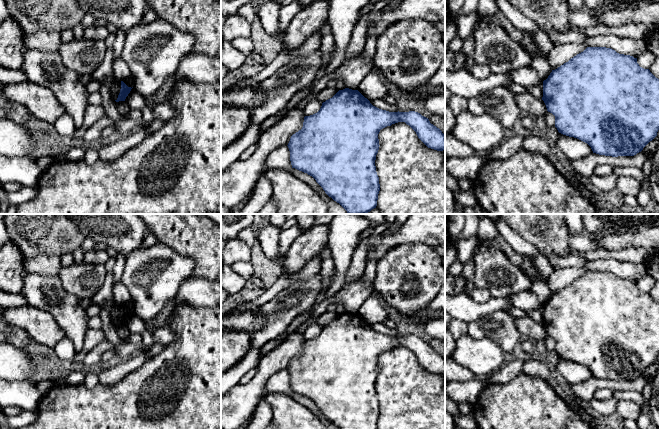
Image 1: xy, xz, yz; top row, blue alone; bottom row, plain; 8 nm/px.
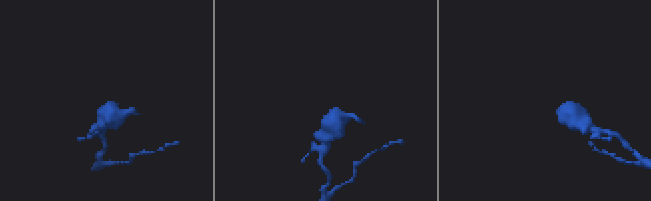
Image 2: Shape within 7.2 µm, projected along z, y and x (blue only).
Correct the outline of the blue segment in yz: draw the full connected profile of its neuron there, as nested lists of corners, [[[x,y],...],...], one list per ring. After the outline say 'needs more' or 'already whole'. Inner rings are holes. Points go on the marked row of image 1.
[[[587,47],[543,81],[547,111],[555,116],[558,132],[587,143],[593,153],[605,156],[634,156],[652,141],[659,130],[659,79],[637,63],[637,58],[606,47]]]; already whole

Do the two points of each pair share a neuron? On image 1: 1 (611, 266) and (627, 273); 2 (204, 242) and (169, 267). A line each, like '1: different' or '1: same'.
1: same
2: different

